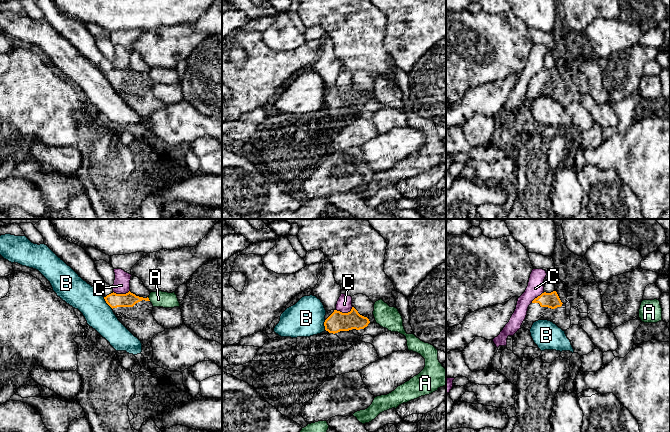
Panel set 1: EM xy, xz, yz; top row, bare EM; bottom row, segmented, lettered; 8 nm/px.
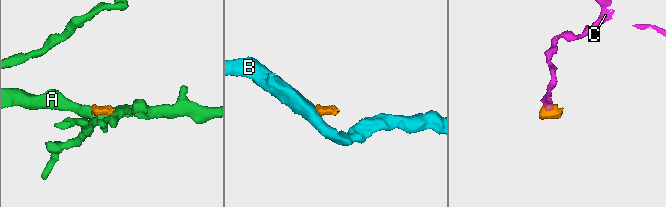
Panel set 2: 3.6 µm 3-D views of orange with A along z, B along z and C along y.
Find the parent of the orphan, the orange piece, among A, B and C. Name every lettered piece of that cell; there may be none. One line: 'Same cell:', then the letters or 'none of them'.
Same cell: none of them

